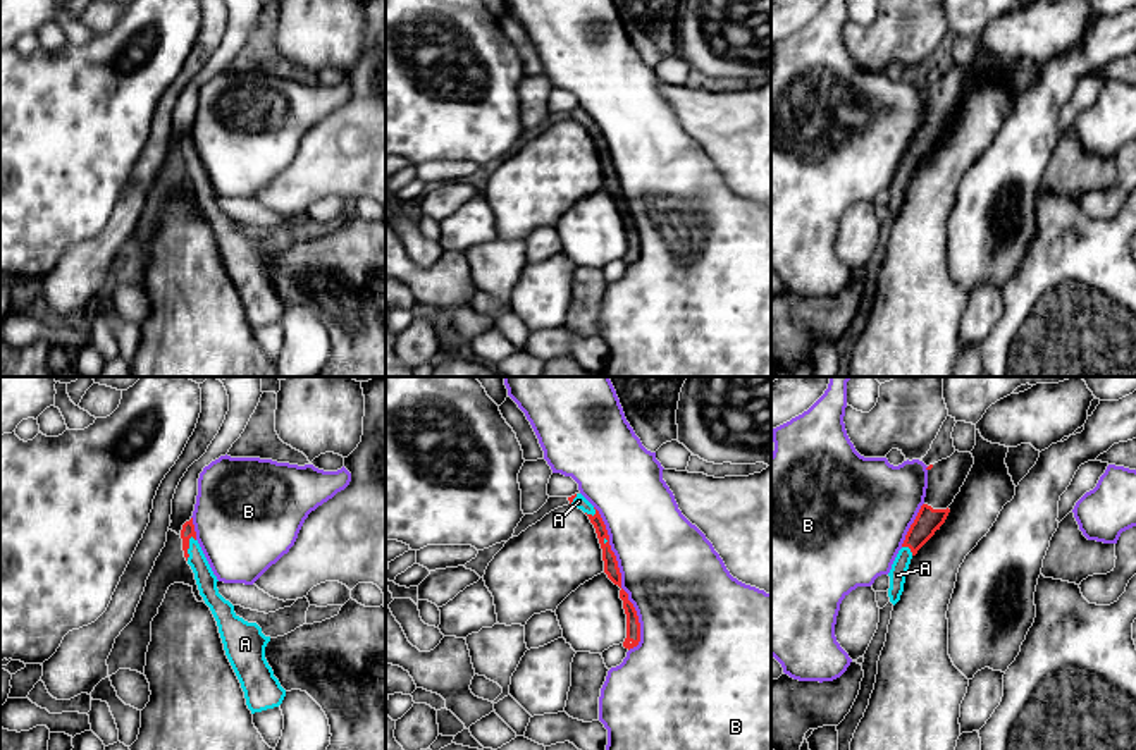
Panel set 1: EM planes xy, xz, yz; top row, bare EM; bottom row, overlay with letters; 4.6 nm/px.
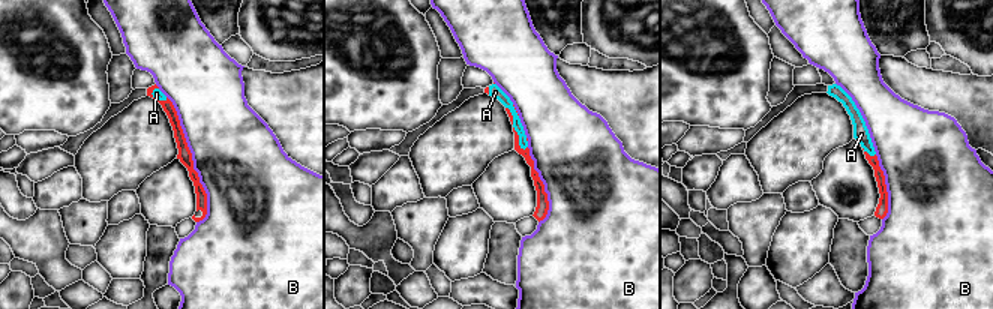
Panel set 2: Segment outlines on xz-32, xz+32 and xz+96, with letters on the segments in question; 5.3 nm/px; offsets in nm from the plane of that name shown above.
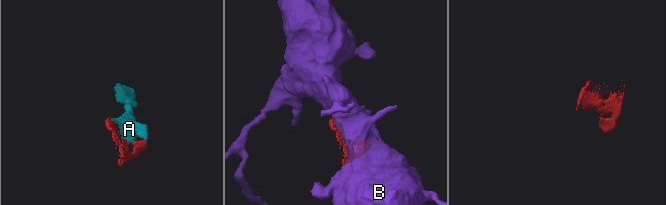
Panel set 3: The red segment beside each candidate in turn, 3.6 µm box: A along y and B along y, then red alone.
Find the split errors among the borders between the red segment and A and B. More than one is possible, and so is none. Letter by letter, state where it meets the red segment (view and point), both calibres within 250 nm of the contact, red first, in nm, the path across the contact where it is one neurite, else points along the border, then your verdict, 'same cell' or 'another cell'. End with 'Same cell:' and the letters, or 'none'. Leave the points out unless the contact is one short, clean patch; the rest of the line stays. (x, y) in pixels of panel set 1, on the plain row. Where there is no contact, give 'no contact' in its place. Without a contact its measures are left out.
A: xy (188, 162) | 60/100 nm | same cell
B: xz (620, 195) | 70/460 nm | another cell
Same cell: A

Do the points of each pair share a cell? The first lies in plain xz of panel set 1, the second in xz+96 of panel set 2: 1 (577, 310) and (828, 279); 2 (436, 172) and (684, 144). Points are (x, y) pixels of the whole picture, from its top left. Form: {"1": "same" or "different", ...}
{"1": "different", "2": "same"}

